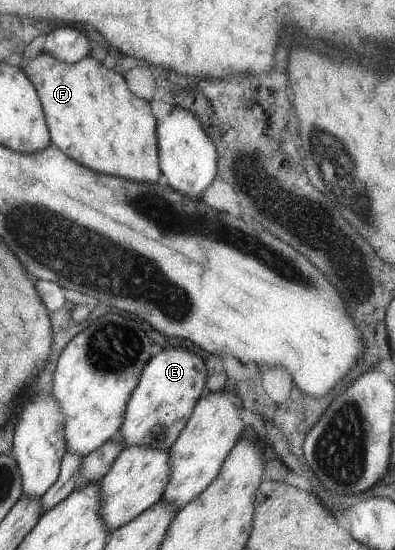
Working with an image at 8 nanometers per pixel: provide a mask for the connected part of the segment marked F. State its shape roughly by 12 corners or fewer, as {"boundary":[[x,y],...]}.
{"boundary":[[20,54],[50,144],[162,181],[156,120],[120,74]]}

